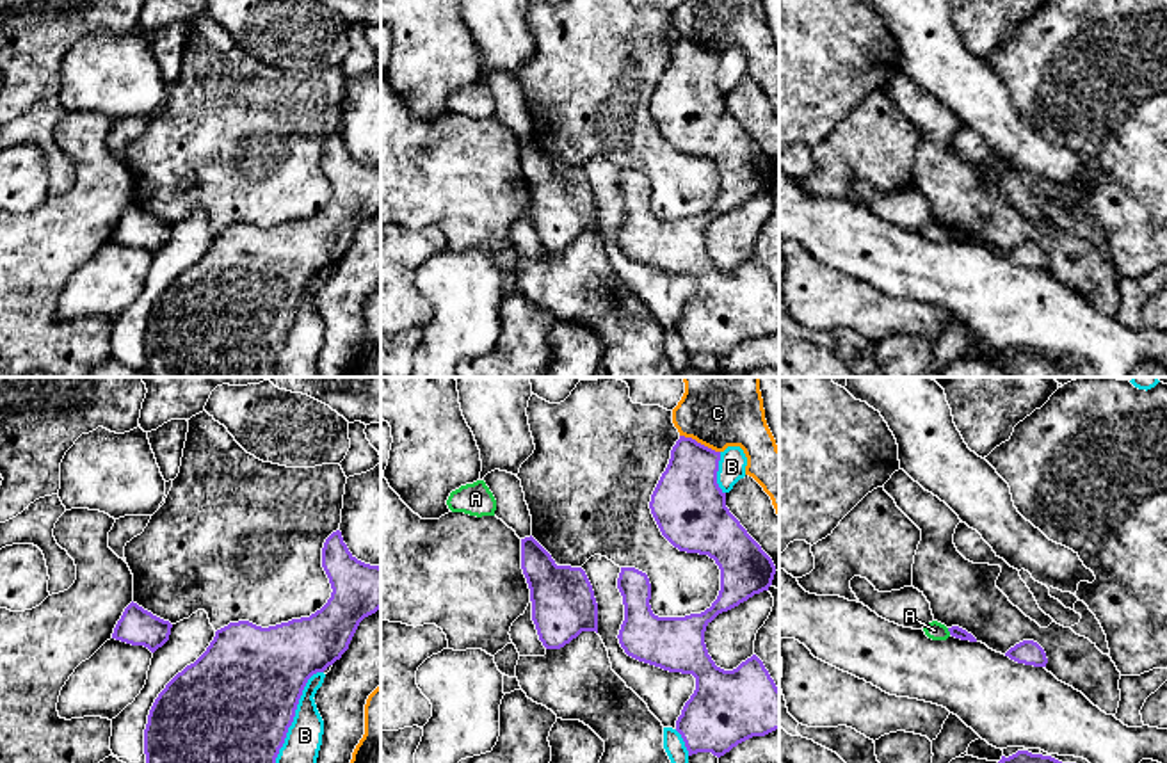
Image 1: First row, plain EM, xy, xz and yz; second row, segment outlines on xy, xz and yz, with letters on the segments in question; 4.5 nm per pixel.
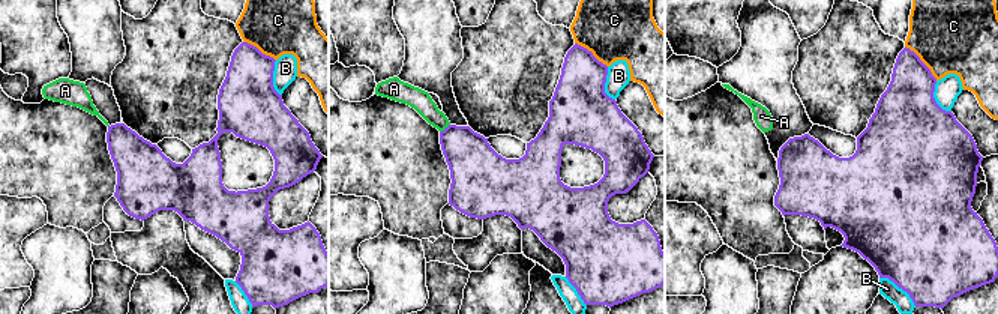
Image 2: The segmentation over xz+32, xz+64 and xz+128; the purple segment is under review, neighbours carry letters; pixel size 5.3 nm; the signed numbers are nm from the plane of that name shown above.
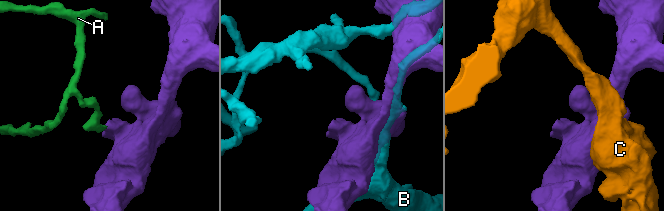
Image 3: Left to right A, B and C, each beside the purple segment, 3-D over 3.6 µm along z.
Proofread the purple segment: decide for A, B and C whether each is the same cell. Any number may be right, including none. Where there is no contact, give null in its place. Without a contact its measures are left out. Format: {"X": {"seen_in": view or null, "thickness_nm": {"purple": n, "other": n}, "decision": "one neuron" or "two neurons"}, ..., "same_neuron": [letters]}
{"A": {"seen_in": "yz", "thickness_nm": {"purple": 50, "other": 90}, "decision": "two neurons"}, "B": {"seen_in": "xy", "thickness_nm": {"purple": 500, "other": 190}, "decision": "two neurons"}, "C": {"seen_in": "xz", "thickness_nm": {"purple": 300, "other": 220}, "decision": "two neurons"}, "same_neuron": []}

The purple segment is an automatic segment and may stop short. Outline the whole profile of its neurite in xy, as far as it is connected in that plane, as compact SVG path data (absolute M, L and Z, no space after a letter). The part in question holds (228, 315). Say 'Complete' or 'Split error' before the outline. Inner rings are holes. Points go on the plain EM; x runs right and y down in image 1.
Complete. M333 133L322 149L322 169L331 199L310 219L262 229L249 222L229 224L215 233L206 253L178 274L155 301L144 331L146 370L153 377L276 377L276 359L308 281L342 260L359 224L381 210L381 169L358 162Z

